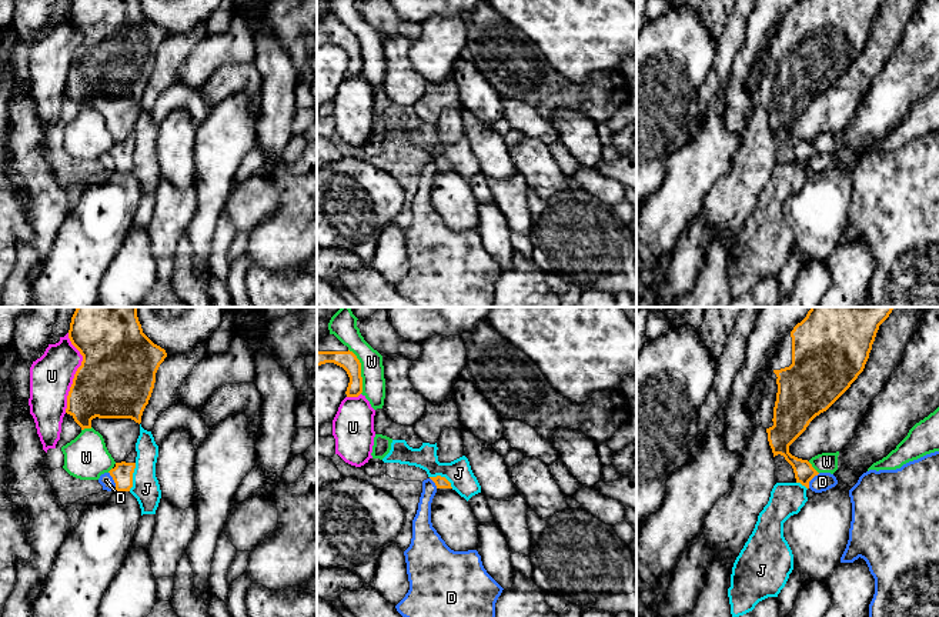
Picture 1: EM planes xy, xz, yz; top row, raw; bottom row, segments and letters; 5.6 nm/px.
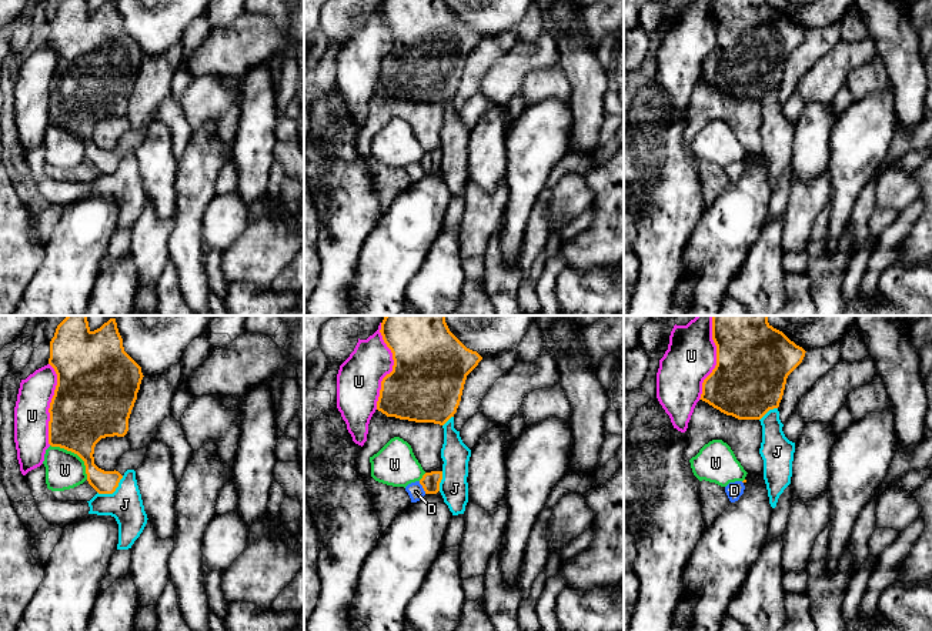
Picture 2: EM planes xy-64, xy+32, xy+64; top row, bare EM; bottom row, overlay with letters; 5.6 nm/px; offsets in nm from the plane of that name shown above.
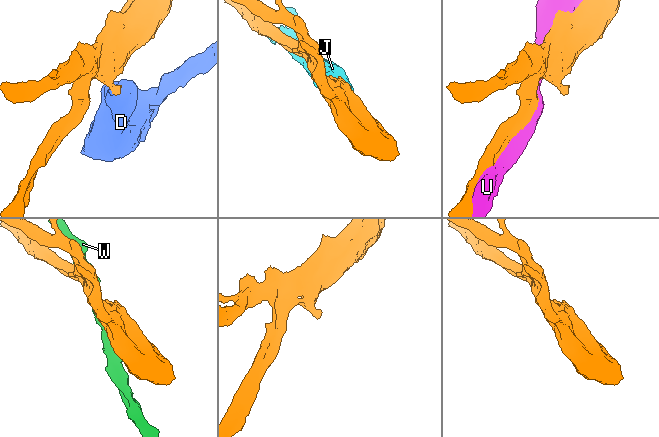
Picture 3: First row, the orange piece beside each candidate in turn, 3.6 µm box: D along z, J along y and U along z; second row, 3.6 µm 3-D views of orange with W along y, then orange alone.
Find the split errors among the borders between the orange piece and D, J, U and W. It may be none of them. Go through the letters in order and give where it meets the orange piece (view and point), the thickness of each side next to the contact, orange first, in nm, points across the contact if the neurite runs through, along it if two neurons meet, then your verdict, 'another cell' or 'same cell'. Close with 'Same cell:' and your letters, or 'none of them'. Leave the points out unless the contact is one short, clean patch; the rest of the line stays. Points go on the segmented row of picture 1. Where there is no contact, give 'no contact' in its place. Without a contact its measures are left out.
D: xy (114, 482) | 120/80 nm | along xy (109, 472), (116, 490) | another cell
J: xy (132, 477) | 120/160 nm | another cell
U: xy (76, 373) | 440/240 nm | another cell
W: xz (360, 372) | 100/140 nm | another cell
Same cell: none of them

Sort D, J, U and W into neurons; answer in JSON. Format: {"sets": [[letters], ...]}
{"sets": [["D"], ["J"], ["U"], ["W"]]}

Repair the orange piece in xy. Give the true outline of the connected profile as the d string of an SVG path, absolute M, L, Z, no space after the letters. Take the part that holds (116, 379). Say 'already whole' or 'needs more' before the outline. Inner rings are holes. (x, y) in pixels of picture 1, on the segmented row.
already whole; M77 307L68 338L83 361L70 387L66 413L81 430L91 428L96 417L131 418L140 424L154 388L156 373L167 353L143 333L137 307Z

